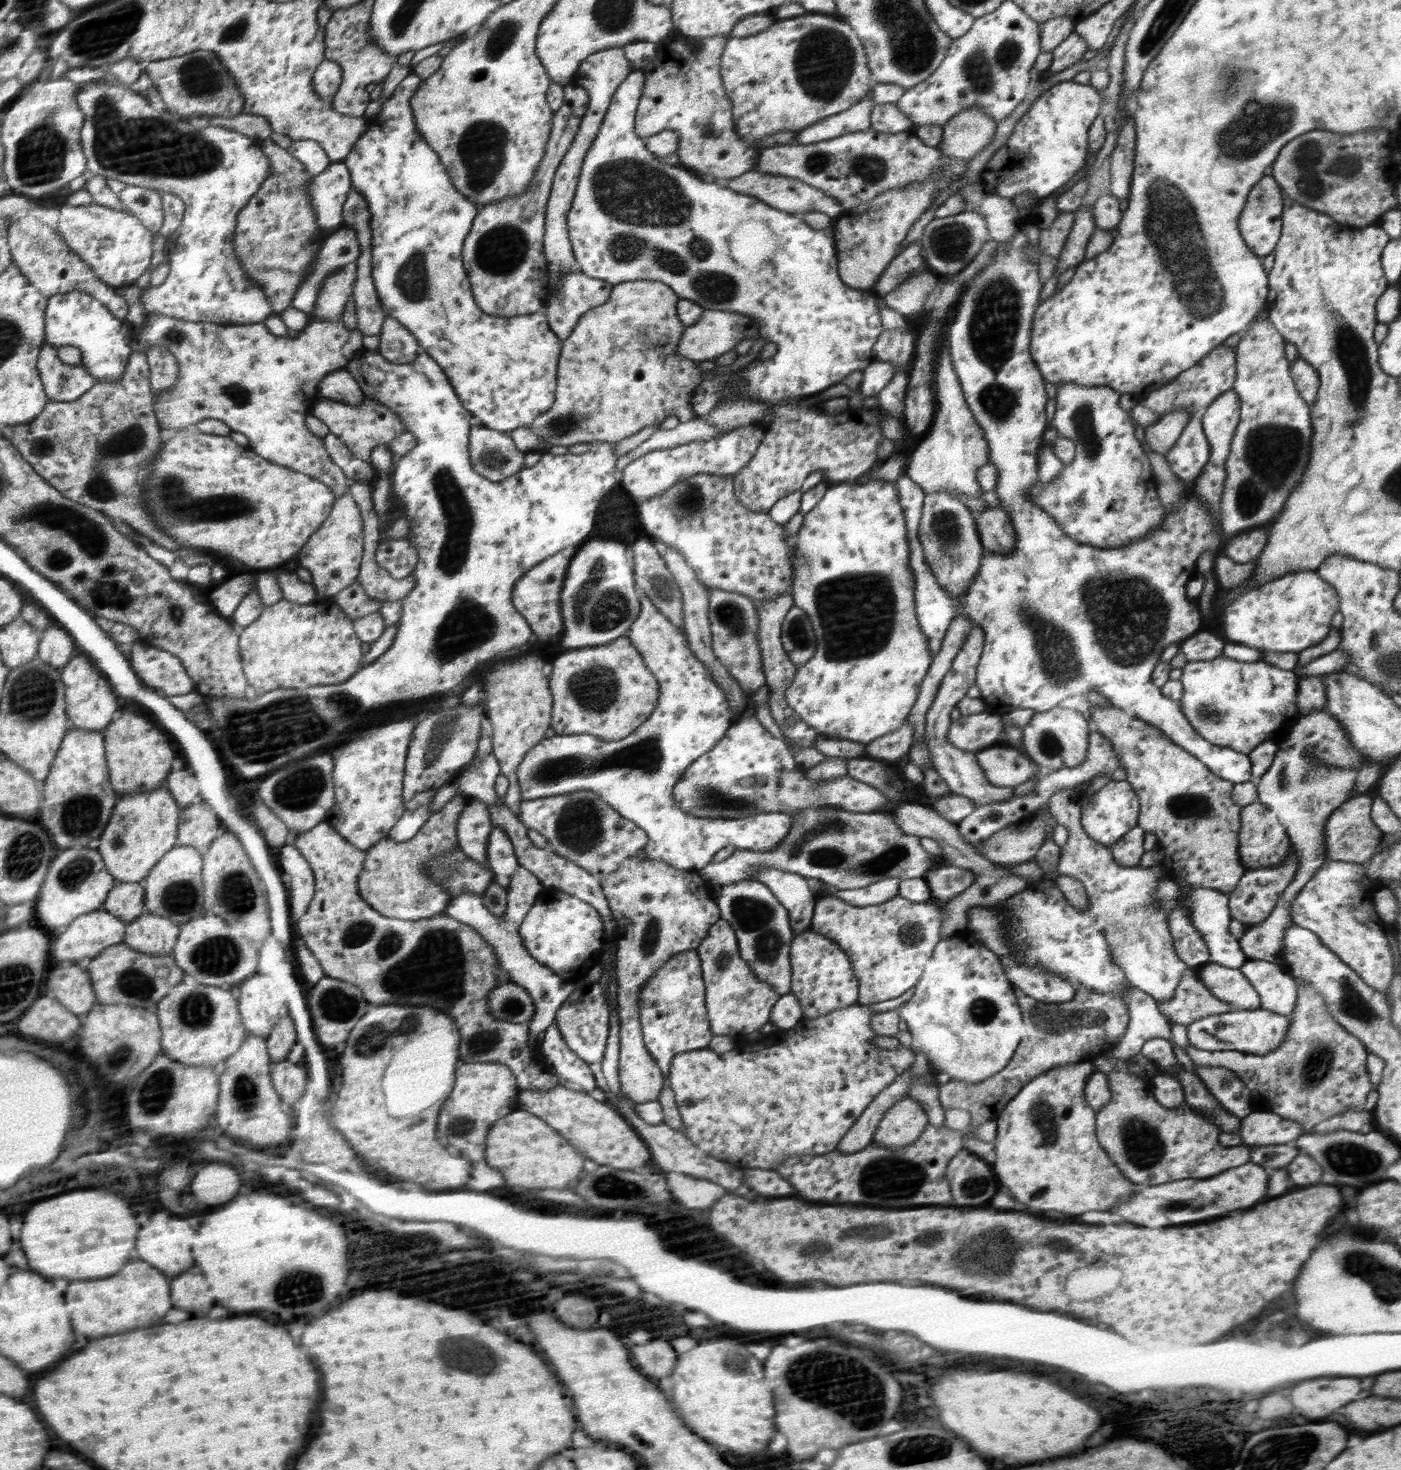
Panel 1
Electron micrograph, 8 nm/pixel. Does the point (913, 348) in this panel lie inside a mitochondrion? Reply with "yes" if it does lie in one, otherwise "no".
no

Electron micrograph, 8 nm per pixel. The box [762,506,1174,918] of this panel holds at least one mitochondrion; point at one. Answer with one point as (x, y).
(856, 612)

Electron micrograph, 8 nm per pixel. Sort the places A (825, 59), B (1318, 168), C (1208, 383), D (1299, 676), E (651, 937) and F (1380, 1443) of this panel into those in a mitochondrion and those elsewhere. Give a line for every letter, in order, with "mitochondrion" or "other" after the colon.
A: mitochondrion
B: mitochondrion
C: other
D: other
E: mitochondrion
F: other

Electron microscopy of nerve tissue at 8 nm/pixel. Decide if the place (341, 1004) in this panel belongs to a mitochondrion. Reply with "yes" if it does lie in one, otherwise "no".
yes

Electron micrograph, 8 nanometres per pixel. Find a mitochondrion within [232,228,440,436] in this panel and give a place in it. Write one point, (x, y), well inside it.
(412, 280)

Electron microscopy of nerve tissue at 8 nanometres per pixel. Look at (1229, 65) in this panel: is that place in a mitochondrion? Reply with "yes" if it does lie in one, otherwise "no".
yes

